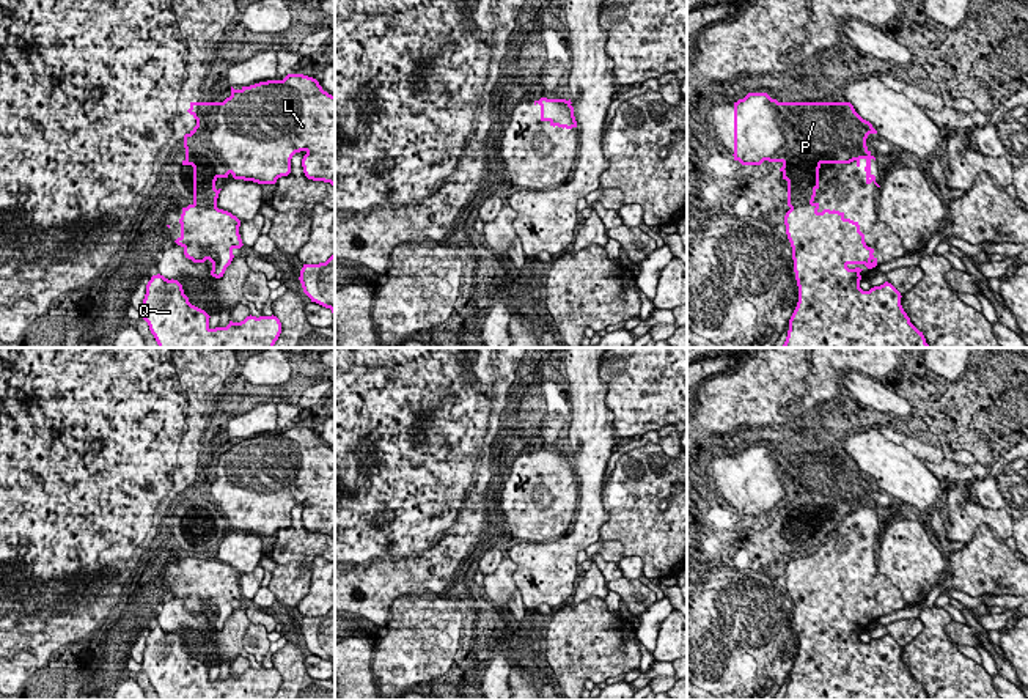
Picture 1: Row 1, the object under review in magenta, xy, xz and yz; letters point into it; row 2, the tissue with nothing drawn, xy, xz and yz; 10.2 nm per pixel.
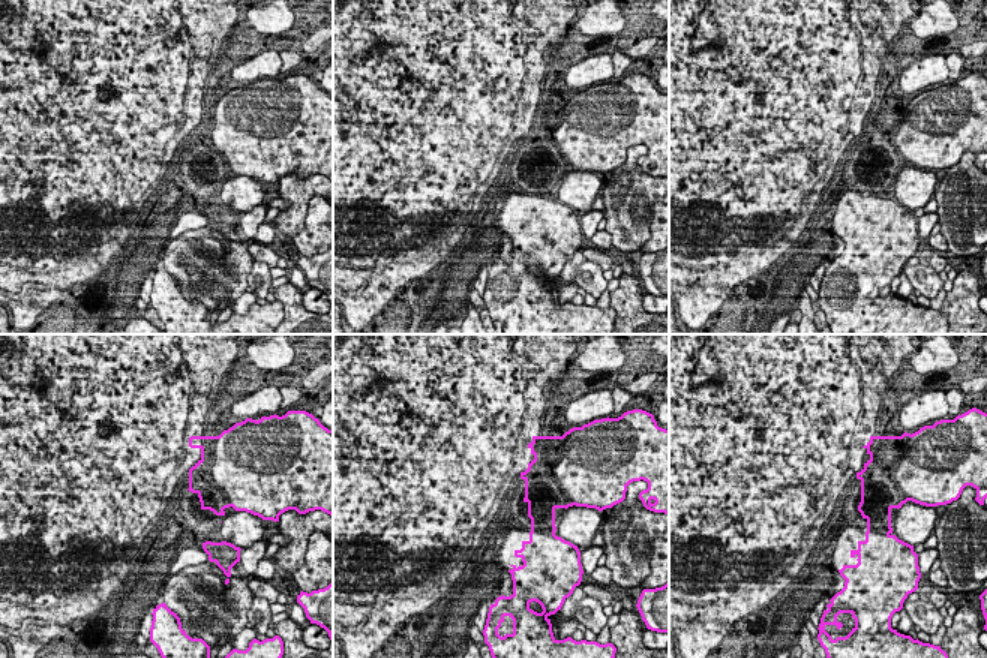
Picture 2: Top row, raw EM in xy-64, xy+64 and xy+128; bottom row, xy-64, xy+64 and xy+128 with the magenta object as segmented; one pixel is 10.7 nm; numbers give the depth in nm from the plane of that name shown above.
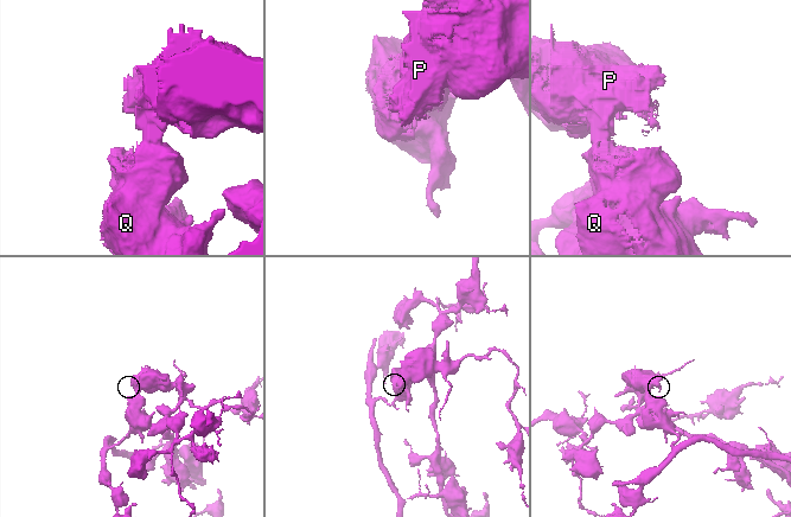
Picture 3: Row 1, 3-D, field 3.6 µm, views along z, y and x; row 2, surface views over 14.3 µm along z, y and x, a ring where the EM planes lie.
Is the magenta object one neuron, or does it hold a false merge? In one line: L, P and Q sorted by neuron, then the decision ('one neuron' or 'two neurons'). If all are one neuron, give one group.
L P / Q; two neurons

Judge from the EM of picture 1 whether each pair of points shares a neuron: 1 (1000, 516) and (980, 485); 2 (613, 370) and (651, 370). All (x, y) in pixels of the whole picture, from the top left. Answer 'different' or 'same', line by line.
1: different
2: same

